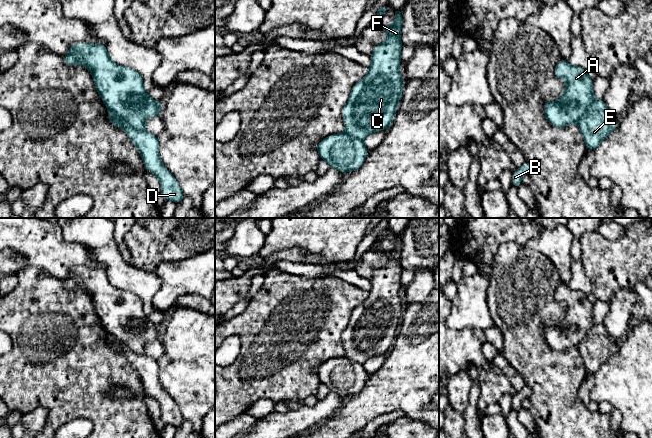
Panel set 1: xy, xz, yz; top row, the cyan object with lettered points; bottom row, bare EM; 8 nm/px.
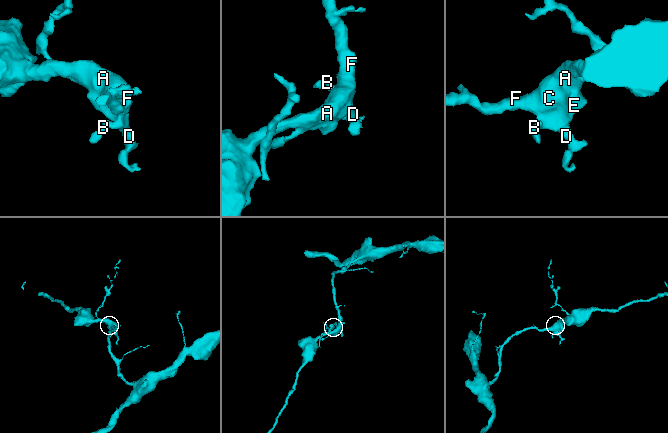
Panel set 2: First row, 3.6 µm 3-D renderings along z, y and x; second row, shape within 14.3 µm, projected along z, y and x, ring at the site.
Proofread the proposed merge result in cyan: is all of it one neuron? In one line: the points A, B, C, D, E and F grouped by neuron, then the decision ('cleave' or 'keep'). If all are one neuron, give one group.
A C F / B D E | cleave

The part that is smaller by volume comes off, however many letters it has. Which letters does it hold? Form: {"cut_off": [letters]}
{"cut_off": ["B", "D", "E"]}

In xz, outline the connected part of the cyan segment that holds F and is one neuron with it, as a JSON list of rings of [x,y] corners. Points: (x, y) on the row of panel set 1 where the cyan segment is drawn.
[[[396,11],[391,26],[374,27],[385,31],[388,37],[374,46],[367,75],[354,84],[342,109],[343,133],[362,141],[372,133],[391,127],[404,88],[399,71],[403,46],[401,12]]]

